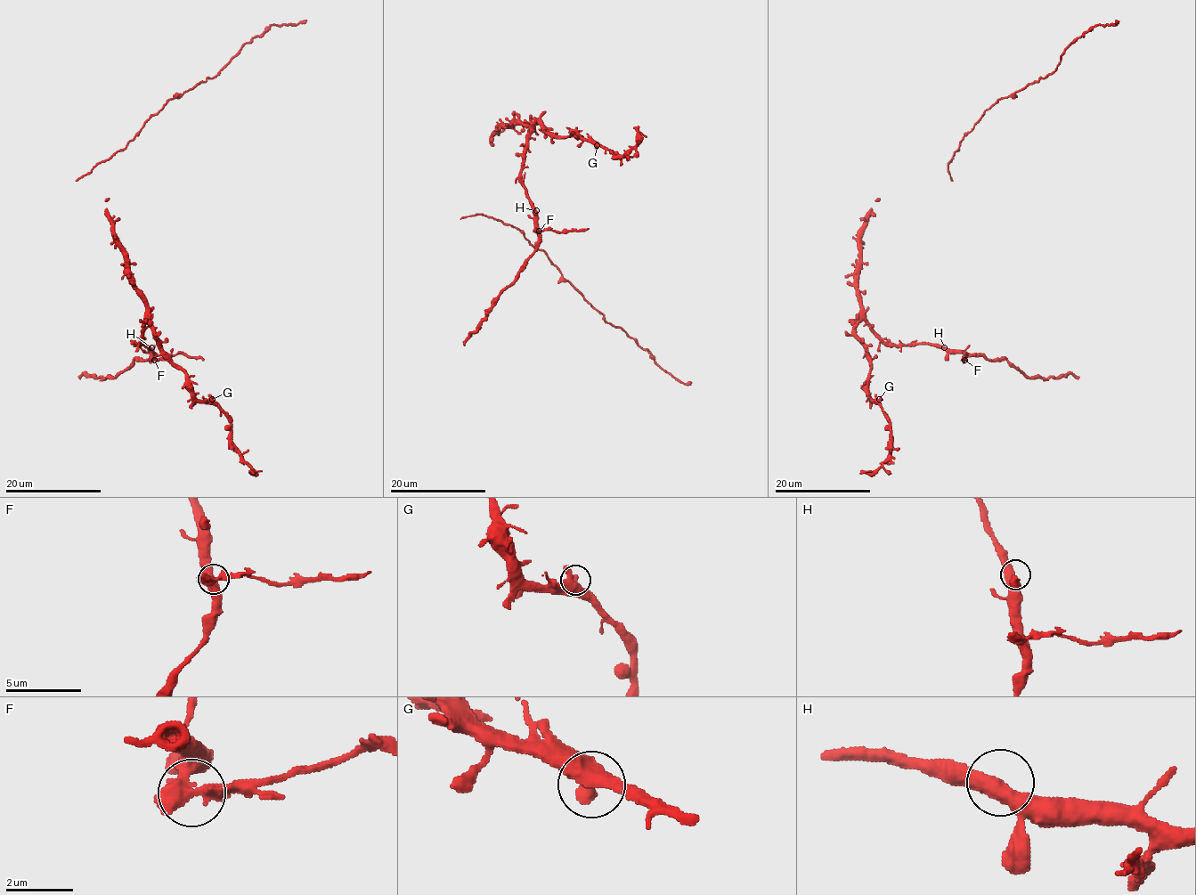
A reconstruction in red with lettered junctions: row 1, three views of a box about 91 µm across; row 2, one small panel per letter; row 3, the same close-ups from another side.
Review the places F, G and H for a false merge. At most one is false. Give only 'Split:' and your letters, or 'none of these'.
Split: F

